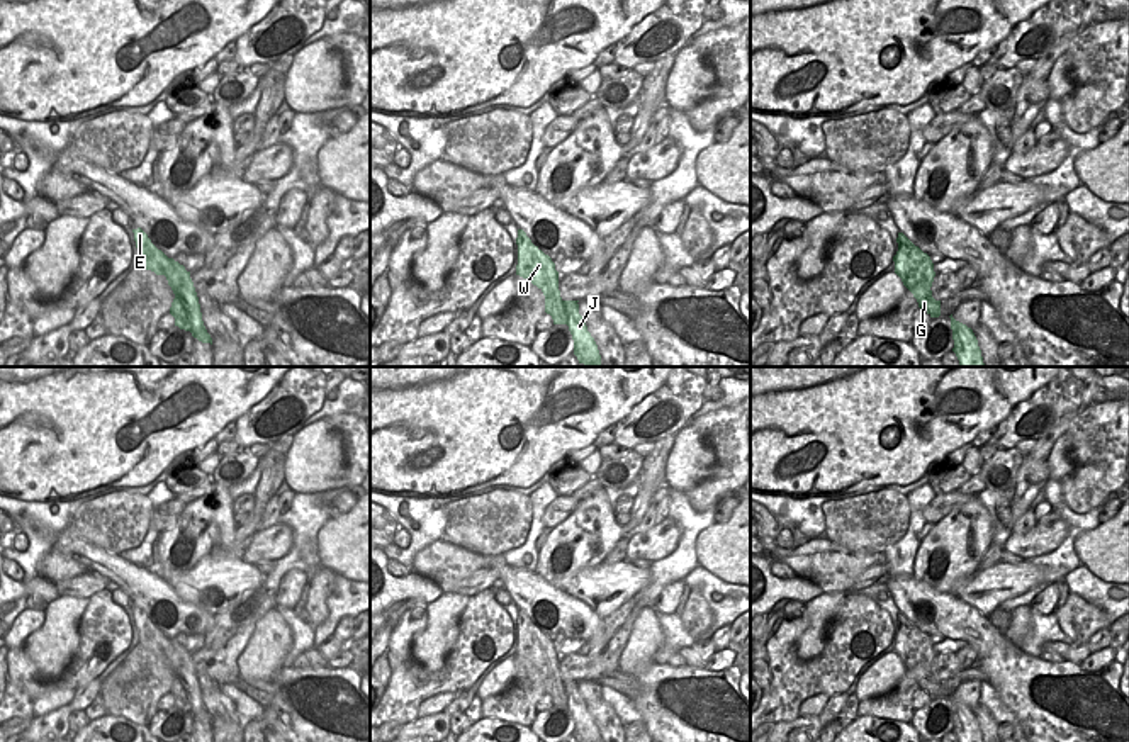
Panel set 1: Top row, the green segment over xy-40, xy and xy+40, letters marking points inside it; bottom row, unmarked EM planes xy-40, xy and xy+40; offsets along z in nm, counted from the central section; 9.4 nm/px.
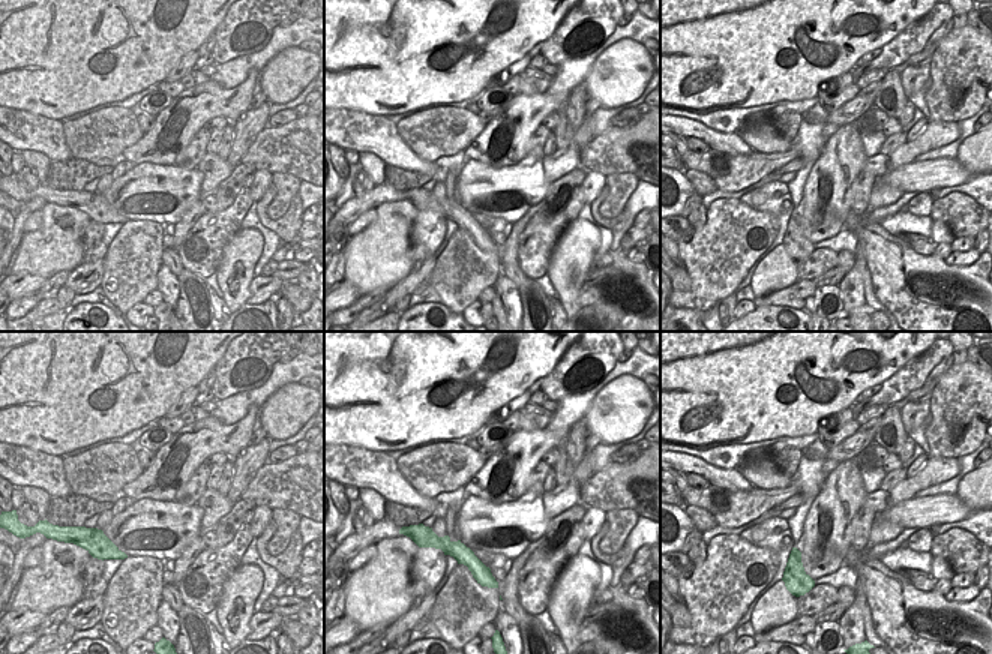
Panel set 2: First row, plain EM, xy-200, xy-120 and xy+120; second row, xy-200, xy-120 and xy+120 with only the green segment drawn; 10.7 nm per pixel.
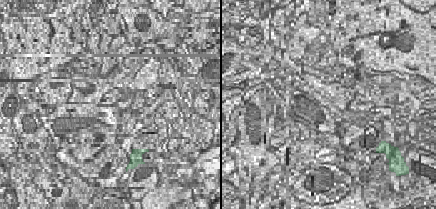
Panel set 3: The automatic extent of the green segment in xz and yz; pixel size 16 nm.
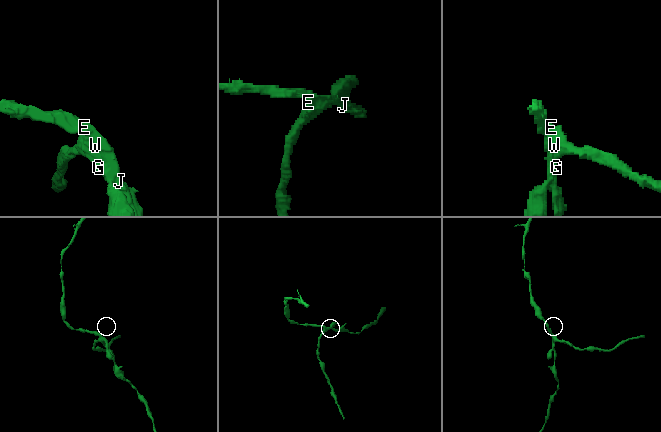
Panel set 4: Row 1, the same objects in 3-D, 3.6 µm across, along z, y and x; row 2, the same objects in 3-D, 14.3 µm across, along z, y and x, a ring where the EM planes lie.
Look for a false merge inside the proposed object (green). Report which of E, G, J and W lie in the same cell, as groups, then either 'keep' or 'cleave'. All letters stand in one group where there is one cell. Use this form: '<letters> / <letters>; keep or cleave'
E J / G W; cleave

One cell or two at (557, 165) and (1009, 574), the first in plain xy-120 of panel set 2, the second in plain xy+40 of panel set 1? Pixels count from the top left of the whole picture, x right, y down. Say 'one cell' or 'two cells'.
two cells

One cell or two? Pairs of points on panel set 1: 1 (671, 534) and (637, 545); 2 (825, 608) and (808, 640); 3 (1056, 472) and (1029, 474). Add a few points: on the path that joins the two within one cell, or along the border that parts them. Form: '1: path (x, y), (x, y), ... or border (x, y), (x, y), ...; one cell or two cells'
1: path (662, 539), (645, 545); one cell
2: path (819, 617), (815, 632); one cell
3: border (1044, 460), (1050, 477); two cells

